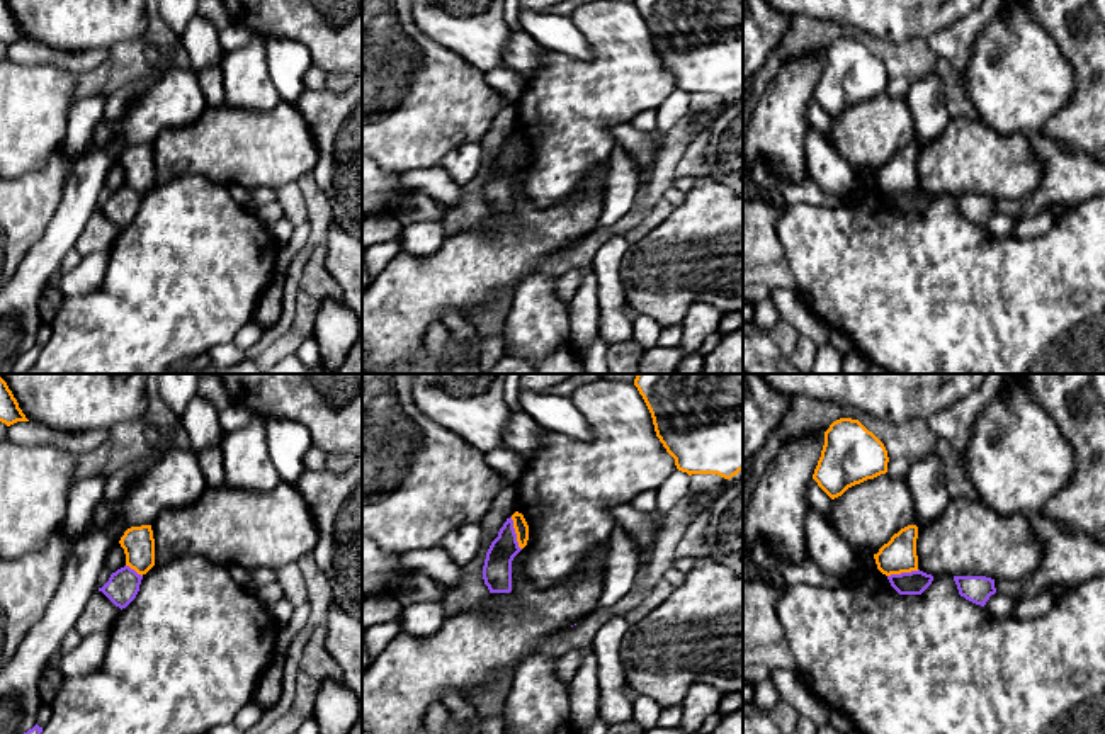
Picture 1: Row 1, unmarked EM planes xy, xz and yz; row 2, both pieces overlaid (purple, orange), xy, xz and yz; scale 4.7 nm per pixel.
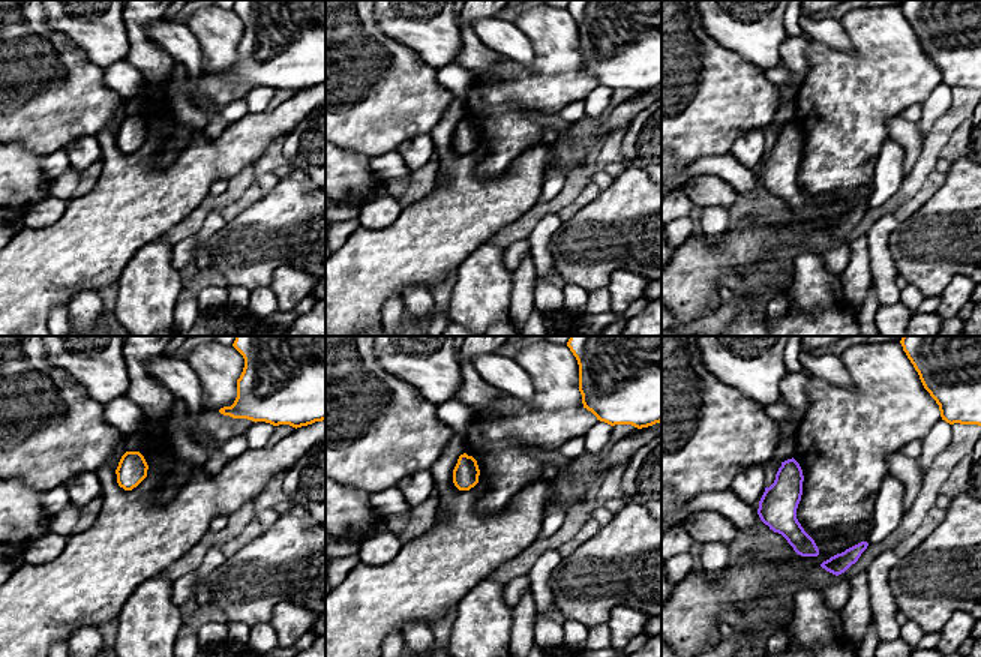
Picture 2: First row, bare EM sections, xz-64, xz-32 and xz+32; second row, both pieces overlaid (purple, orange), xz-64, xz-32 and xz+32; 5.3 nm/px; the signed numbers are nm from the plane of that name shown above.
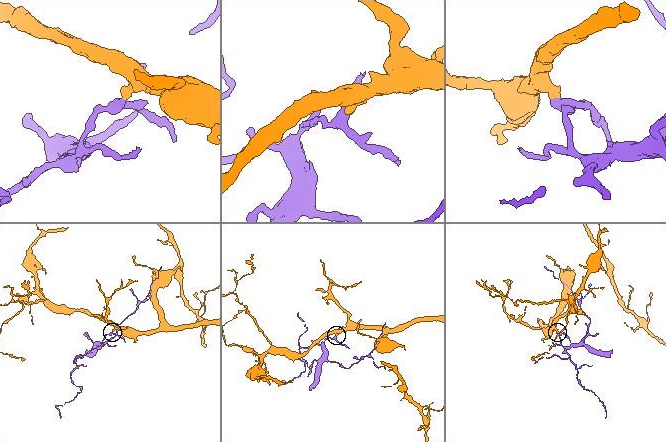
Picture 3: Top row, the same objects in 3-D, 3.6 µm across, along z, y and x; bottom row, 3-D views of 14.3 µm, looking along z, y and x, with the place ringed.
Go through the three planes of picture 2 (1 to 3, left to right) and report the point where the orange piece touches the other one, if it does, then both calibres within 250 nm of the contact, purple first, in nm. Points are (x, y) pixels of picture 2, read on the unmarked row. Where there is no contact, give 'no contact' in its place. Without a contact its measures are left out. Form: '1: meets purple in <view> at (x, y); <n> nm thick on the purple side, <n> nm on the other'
1: no contact
2: no contact
3: no contact

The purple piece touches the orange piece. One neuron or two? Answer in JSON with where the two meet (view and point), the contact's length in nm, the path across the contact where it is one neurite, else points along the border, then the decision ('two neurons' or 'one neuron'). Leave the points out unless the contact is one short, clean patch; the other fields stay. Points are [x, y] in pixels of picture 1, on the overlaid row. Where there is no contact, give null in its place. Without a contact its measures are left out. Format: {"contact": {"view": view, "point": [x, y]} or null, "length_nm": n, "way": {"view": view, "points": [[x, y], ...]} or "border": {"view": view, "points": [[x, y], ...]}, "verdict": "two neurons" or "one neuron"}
{"contact": {"view": "xz", "point": [515, 534]}, "length_nm": 170, "border": {"view": "xz", "points": [[510, 517], [521, 549]]}, "verdict": "two neurons"}

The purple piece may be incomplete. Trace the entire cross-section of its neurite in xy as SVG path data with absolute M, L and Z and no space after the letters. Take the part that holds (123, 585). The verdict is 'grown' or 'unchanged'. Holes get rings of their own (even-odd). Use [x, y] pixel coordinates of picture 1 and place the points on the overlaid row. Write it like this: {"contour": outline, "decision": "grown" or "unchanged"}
{"contour": "M129 566L110 574L109 581L99 588L116 607L126 608L138 595L143 576Z", "decision": "unchanged"}

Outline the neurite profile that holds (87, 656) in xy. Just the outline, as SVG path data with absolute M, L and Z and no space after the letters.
M109 634L87 635L73 649L61 651L58 668L65 678L90 675L100 668L107 646Z

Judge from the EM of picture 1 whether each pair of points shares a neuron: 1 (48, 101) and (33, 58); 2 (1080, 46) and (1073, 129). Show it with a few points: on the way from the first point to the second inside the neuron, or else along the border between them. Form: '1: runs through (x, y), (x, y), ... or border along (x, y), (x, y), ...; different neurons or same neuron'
1: border along (17, 62), (58, 67), (73, 75); different neurons
2: runs through (1087, 67), (1087, 109); same neuron

